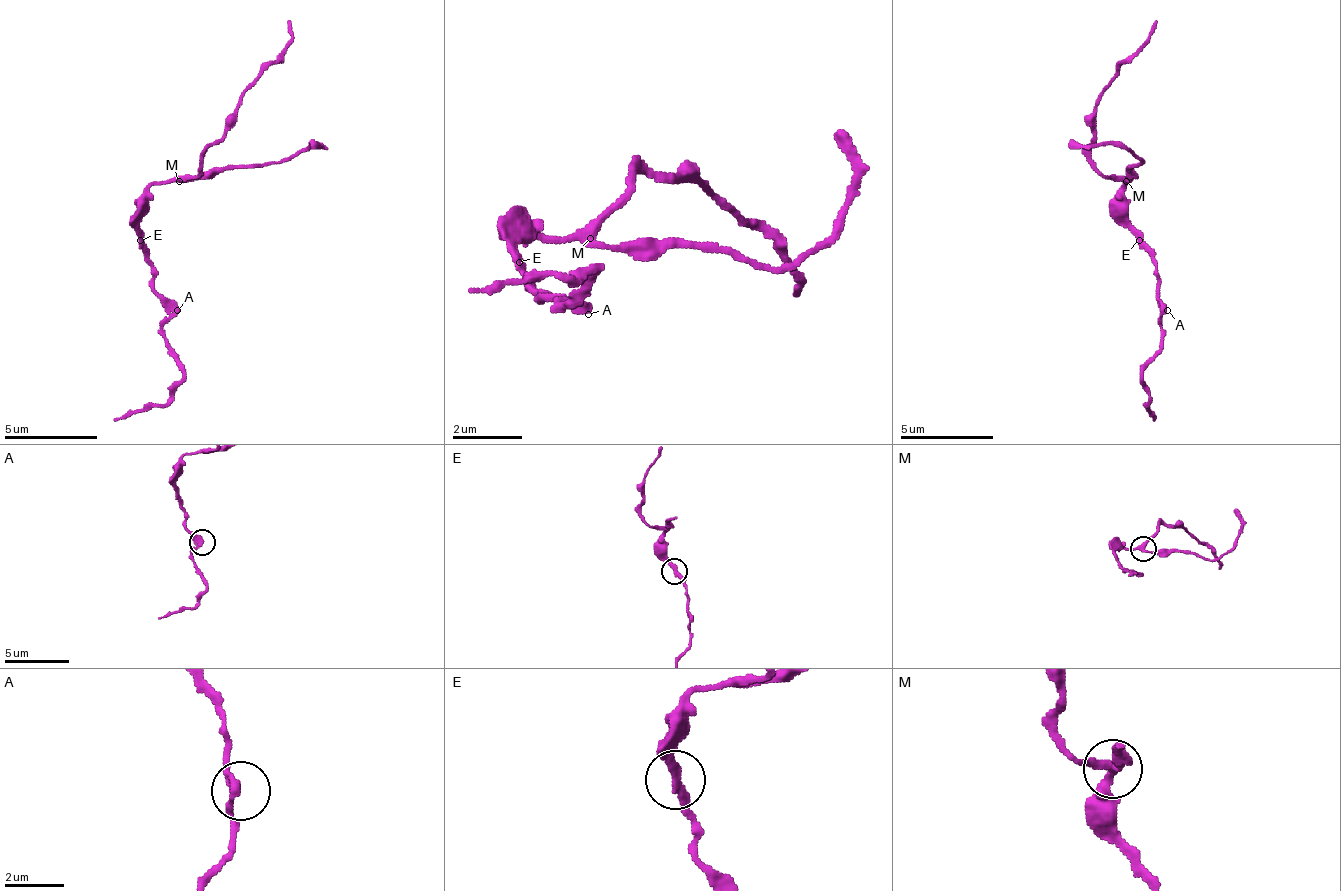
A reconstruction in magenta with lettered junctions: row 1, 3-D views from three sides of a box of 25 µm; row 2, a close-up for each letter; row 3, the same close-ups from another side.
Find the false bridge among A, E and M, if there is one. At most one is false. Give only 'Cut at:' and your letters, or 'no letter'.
Cut at: M

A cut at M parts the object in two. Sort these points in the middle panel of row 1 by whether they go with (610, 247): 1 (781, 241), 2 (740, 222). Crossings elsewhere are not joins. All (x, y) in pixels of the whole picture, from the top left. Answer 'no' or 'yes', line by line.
1: no
2: no

